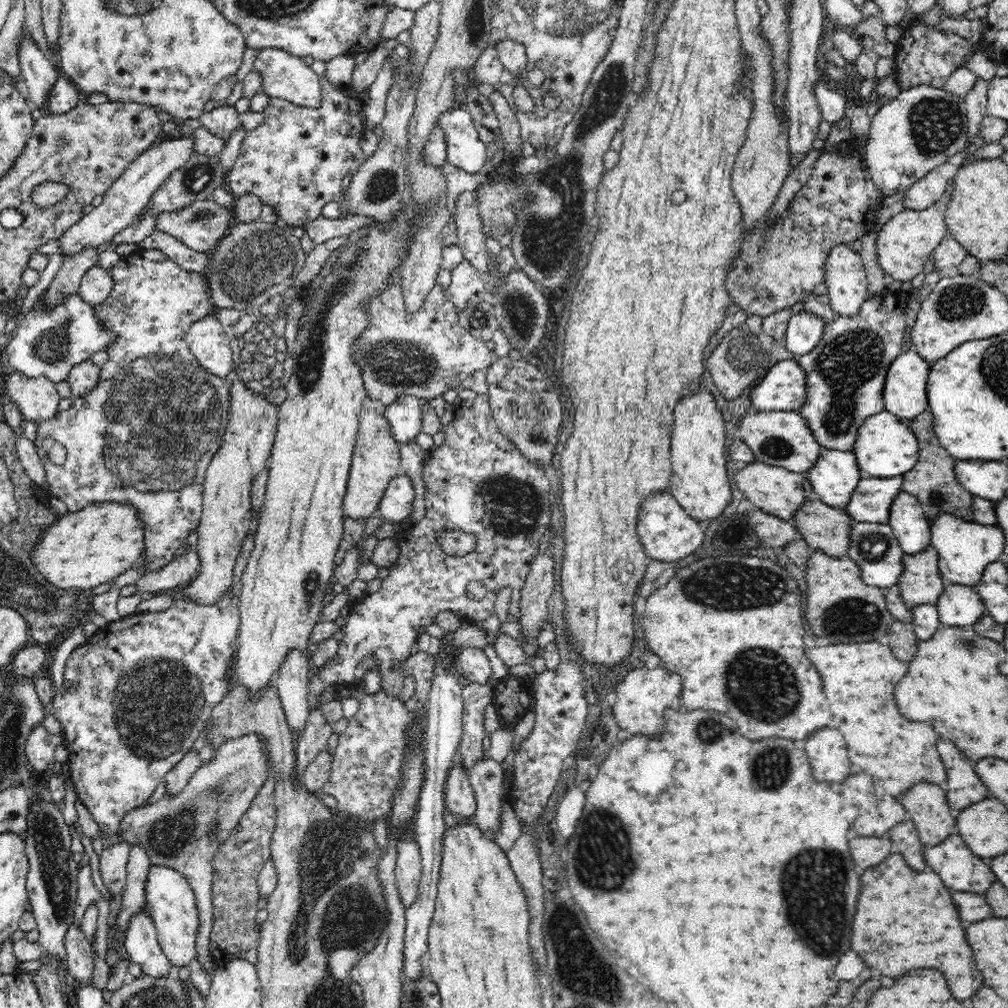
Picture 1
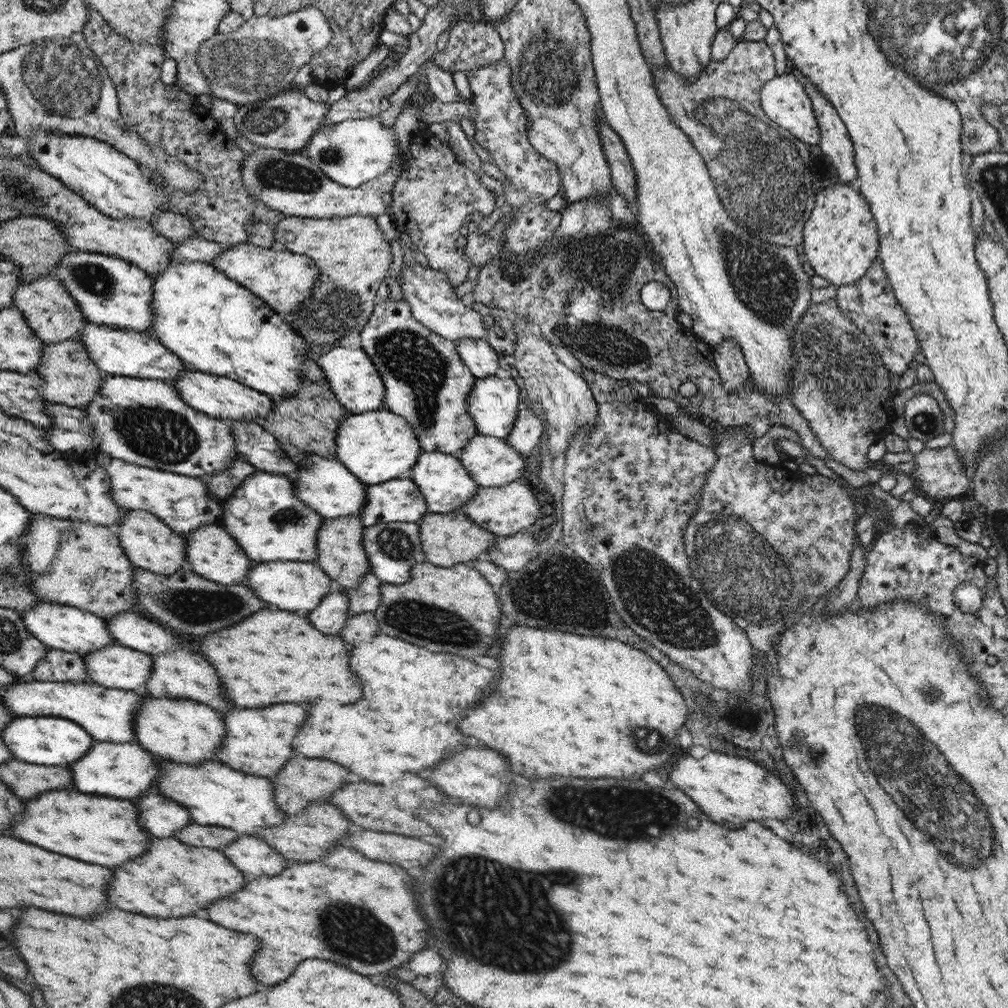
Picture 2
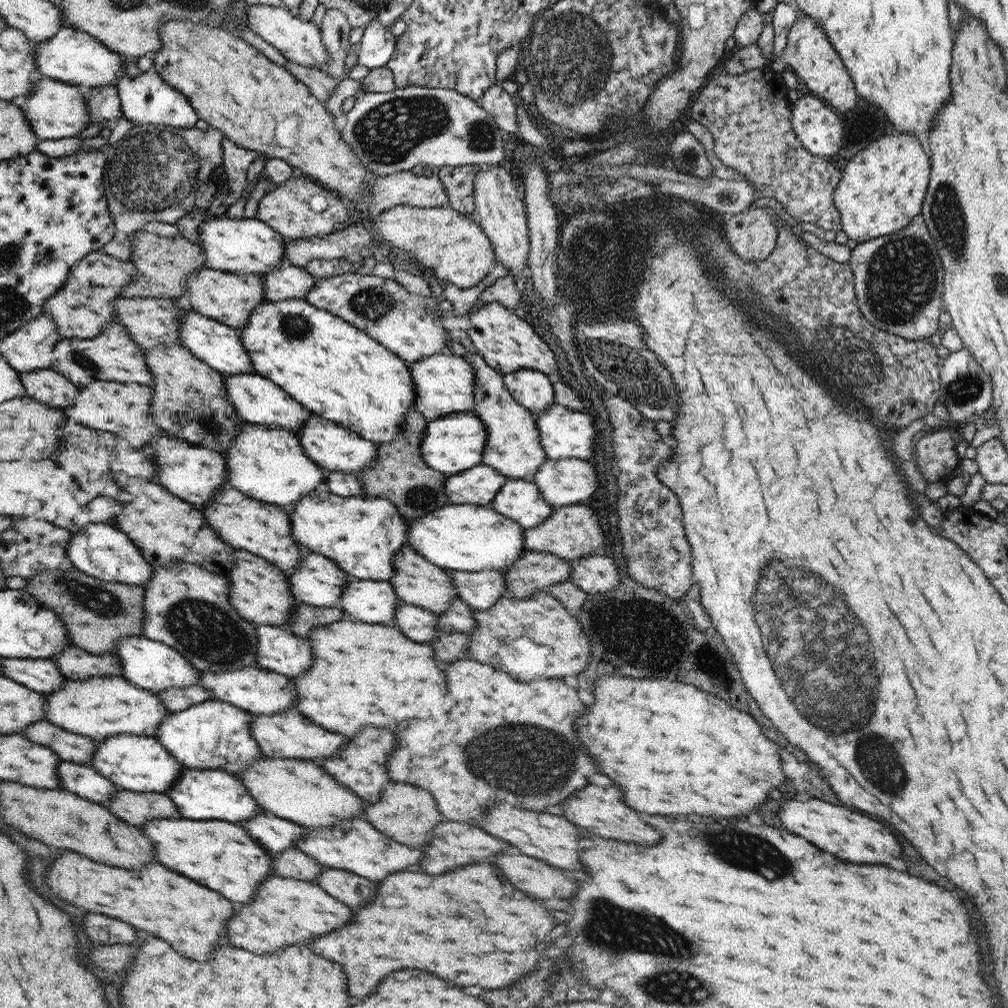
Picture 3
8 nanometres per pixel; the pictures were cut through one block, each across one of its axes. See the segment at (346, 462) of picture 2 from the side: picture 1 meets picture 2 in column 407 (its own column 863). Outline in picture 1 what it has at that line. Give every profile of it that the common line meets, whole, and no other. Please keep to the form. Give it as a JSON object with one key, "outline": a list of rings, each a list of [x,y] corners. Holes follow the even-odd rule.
{"outline":[[[884,410],[867,416],[858,430],[854,442],[854,457],[860,467],[860,473],[867,477],[892,478],[909,472],[920,458],[920,445],[904,420]]]}

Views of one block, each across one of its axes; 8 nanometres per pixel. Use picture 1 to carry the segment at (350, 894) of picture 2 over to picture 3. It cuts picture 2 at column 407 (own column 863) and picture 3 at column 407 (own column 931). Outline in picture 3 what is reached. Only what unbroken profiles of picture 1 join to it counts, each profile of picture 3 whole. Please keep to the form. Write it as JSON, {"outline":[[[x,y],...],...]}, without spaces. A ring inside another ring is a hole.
{"outline":[[[490,862],[472,863],[466,865],[458,865],[454,869],[448,869],[444,873],[440,873],[440,876],[428,876],[428,874],[420,874],[420,872],[394,872],[390,876],[386,876],[382,882],[378,882],[378,892],[374,896],[374,900],[370,904],[366,904],[364,908],[352,912],[352,920],[348,924],[342,925],[342,927],[330,931],[325,935],[318,935],[314,937],[314,940],[310,942],[310,946],[314,948],[314,952],[318,956],[324,956],[332,962],[338,962],[342,968],[344,968],[344,976],[348,980],[348,994],[350,996],[368,996],[372,994],[372,990],[376,988],[376,984],[388,976],[390,972],[394,970],[402,970],[402,968],[420,968],[420,970],[426,970],[426,972],[432,972],[436,974],[438,978],[446,980],[446,982],[454,982],[458,986],[482,986],[482,988],[500,988],[500,986],[506,986],[506,984],[512,984],[514,980],[522,978],[530,966],[534,966],[540,958],[540,952],[548,946],[548,944],[540,944],[544,942],[546,934],[554,928],[554,918],[552,914],[542,908],[538,902],[530,900],[526,894],[514,890],[510,884],[506,884],[506,880],[500,876],[502,872],[495,868]]]}

